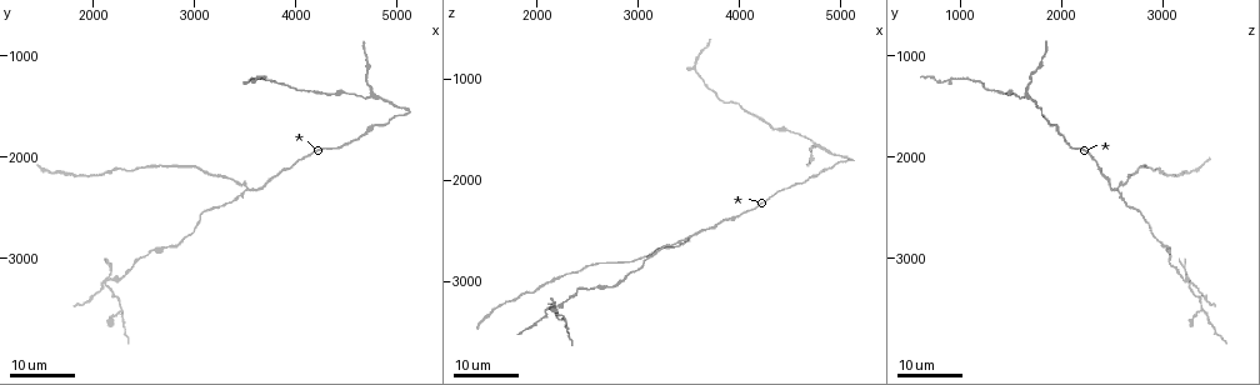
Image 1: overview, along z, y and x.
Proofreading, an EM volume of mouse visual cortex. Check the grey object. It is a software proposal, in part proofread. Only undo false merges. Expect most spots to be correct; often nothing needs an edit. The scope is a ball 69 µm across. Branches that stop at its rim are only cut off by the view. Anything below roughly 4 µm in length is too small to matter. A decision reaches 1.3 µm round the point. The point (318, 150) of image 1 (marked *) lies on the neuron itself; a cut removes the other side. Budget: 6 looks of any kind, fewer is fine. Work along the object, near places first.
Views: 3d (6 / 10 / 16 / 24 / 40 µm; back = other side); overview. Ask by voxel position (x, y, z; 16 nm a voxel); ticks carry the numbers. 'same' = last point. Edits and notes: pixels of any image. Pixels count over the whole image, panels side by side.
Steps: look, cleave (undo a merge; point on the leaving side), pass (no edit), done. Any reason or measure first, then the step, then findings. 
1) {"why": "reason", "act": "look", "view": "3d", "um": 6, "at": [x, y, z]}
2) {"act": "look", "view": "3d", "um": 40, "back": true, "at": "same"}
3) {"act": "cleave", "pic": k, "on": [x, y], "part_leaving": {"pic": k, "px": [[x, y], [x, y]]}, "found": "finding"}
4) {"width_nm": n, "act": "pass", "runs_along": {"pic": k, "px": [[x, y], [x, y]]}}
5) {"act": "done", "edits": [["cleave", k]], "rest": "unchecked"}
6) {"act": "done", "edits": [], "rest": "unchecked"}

{"why": "thick turns thin", "act": "look", "view": "3d", "um": 24, "at": [2460, 2980, 3080]}

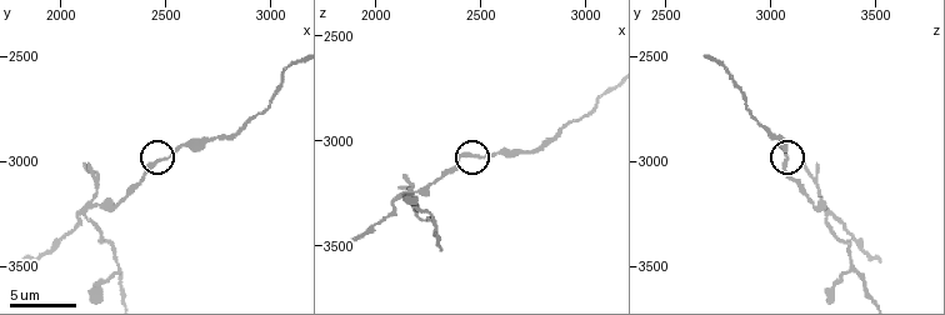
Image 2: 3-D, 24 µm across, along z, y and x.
{"why": "closer look", "act": "look", "view": "3d", "um": 6, "at": [2480, 3000, 3070]}

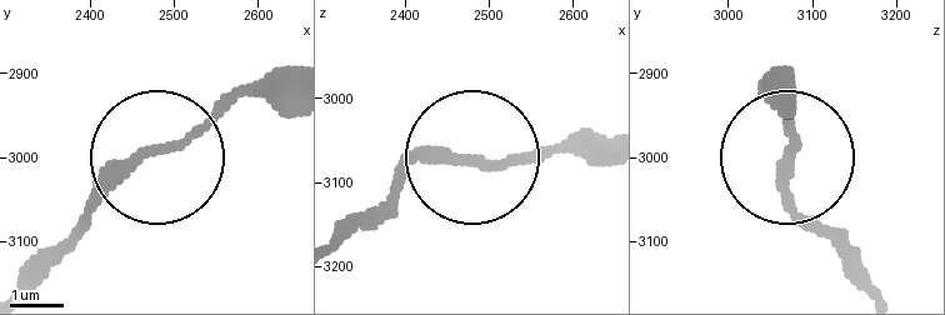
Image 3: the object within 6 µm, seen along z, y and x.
{"act": "pass", "runs_along": {"pic": 3, "px": [[600, 145], [425, 159], [363, 213]]}, "found": "one neuron here"}

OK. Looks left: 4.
{"why": "a fork", "act": "look", "view": "3d", "um": 16, "at": [3540, 2340, 2560]}

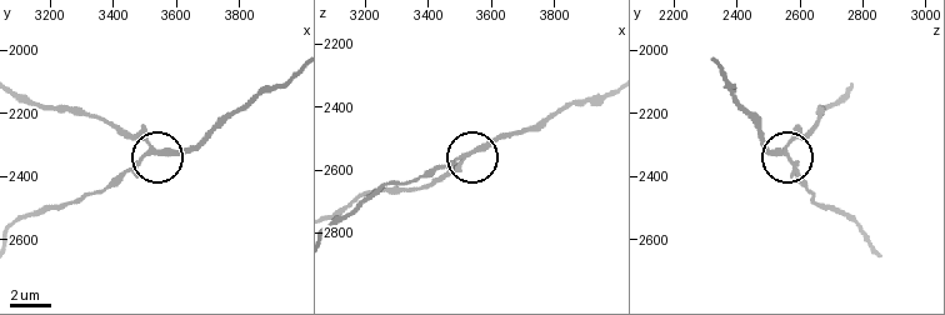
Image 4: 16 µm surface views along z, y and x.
{"act": "look", "view": "3d", "um": 6, "at": [3510, 2320, 2550]}

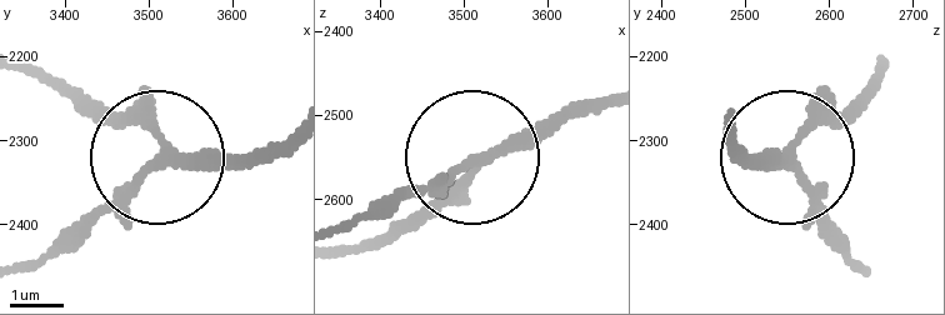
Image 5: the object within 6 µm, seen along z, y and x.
{"side_arm_um": 43, "act": "pass", "runs_along": {"pic": 5, "px": [[293, 125], [239, 151], [173, 151], [83, 103]]}, "found": "all the same neuron"}

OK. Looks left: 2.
{"why": "branch point", "act": "look", "view": "3d", "um": 16, "at": [2110, 3250, 3280]}

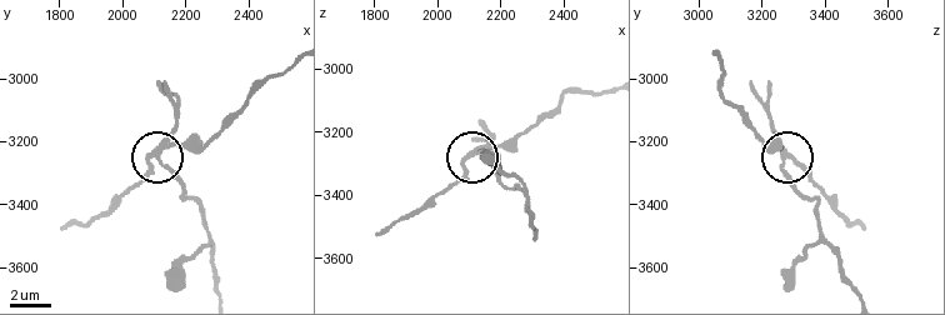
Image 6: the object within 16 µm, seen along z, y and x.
{"act": "look", "view": "3d", "um": 16, "back": true, "at": [2100, 3250, 3280]}

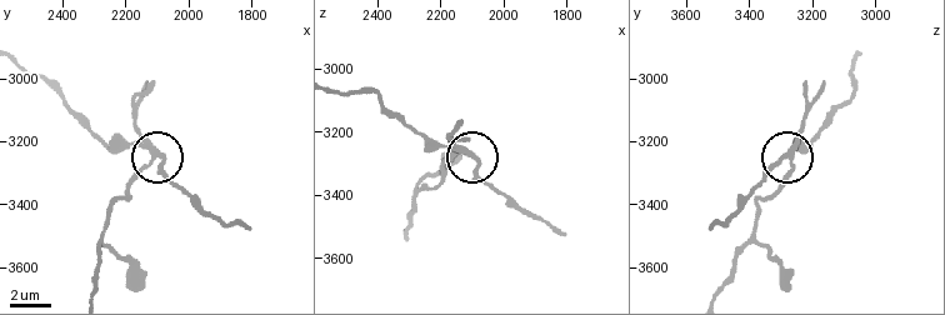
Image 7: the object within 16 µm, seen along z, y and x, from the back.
{"arms": 3, "act": "cleave", "pic": 7, "on": [136, 125], "part_leaving": {"pic": 7, "px": [[150, 151], [149, 165], [113, 210], [94, 290]]}, "found": "two neurons meet here"}

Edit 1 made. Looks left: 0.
{"act": "done", "edits": [["cleave", 7]], "rest": "unchecked"}

